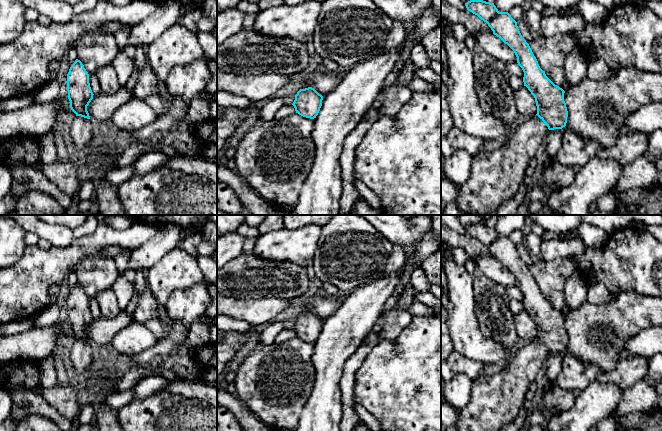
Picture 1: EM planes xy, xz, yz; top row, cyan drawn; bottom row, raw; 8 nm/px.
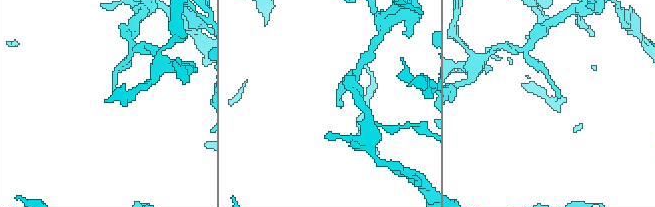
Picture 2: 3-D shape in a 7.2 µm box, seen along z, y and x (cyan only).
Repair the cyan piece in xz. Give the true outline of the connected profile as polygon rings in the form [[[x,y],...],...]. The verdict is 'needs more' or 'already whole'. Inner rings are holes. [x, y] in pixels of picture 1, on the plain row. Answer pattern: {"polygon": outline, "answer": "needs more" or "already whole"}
{"polygon": [[[304,305],[292,329],[299,339],[314,343],[320,335],[322,324],[323,320]]], "answer": "needs more"}

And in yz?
{"polygon": [[[470,224],[465,227],[465,230],[468,235],[486,246],[493,258],[514,275],[517,287],[524,296],[524,310],[534,320],[537,330],[537,338],[518,349],[510,358],[506,369],[473,381],[470,403],[462,410],[456,426],[458,431],[499,431],[505,423],[514,421],[520,409],[525,405],[525,396],[529,391],[529,386],[544,367],[547,356],[566,350],[568,335],[564,325],[565,315],[555,309],[540,292],[529,268],[522,261],[517,246],[508,236],[499,236],[494,227],[483,224]]], "answer": "needs more"}

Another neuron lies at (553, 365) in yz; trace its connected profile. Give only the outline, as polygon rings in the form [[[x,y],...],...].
[[[554,353],[547,356],[544,368],[548,381],[551,383],[556,381],[562,370],[562,358],[562,353]]]

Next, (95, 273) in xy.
[[[100,255],[87,256],[74,267],[77,283],[89,299],[97,298],[104,290],[112,288],[119,277],[114,258]]]

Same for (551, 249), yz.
[[[575,238],[570,241],[560,239],[543,240],[540,246],[542,260],[550,261],[556,258],[572,257],[575,255],[584,255],[588,246],[581,238]]]

